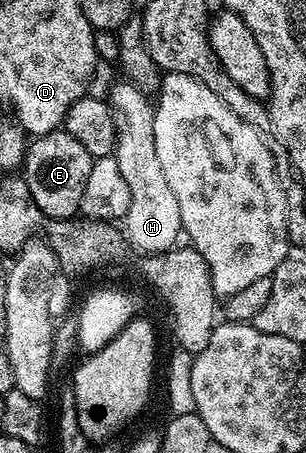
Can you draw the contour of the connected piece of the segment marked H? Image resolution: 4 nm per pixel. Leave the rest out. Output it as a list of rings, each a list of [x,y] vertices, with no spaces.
[[[122,82],[123,84],[115,84],[111,88],[111,96],[109,95],[109,107],[111,109],[111,118],[115,122],[115,151],[113,153],[117,162],[117,167],[121,170],[121,176],[125,178],[125,183],[129,186],[129,194],[132,198],[129,200],[129,210],[125,217],[125,235],[128,245],[132,249],[135,248],[139,251],[139,254],[154,254],[156,252],[169,252],[172,248],[176,247],[180,243],[181,233],[183,232],[183,223],[181,222],[181,209],[177,206],[177,198],[173,195],[173,190],[169,187],[168,180],[165,179],[165,173],[161,171],[161,162],[157,162],[157,146],[153,142],[153,118],[155,117],[154,103],[149,99],[148,93],[140,89],[137,85],[130,82]]]

